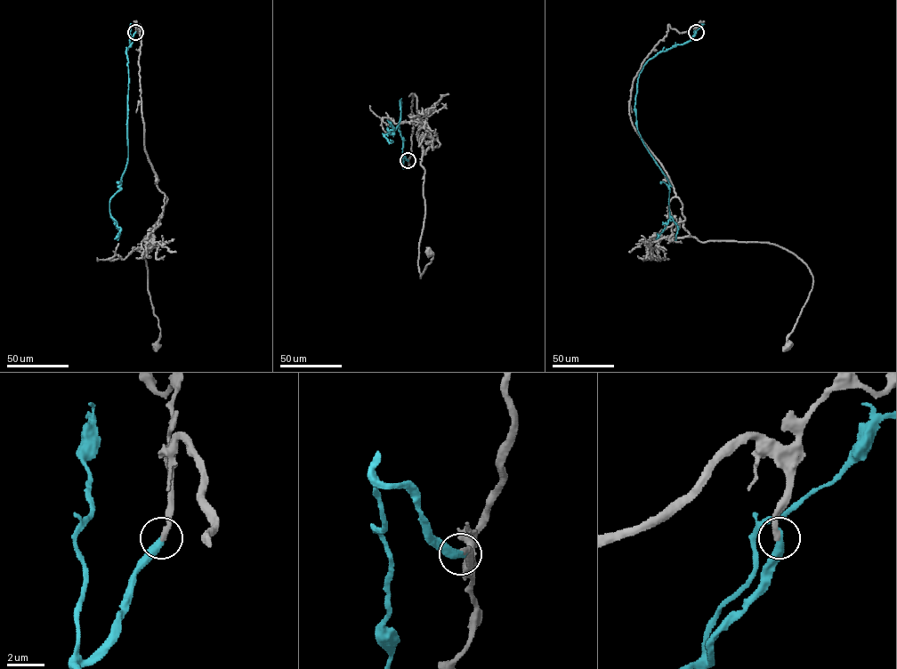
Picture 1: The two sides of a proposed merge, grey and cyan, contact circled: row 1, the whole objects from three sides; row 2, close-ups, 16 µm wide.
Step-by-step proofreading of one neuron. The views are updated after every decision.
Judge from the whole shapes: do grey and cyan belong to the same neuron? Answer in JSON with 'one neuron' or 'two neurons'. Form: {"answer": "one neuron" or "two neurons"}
{"answer": "one neuron"}

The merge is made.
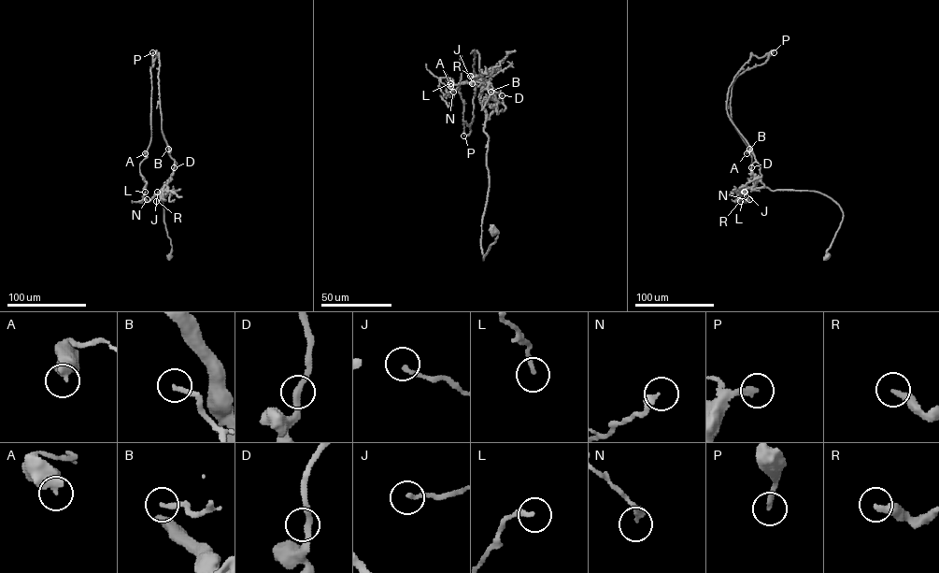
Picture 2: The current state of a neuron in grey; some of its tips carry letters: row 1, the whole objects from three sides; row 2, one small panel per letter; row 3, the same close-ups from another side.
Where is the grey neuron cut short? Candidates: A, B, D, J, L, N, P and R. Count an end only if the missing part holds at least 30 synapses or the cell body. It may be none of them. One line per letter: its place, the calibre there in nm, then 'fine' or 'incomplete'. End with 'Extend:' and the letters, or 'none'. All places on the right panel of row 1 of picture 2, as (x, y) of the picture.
A: (746, 153) | 550 nm | fine
B: (749, 149) | 180 nm | fine
D: (751, 167) | 240 nm | fine
J: (744, 192) | 190 nm | fine
L: (745, 192) | 180 nm | fine
N: (749, 199) | 320 nm | fine
P: (774, 52) | 240 nm | fine
R: (740, 201) | 280 nm | incomplete
Extend: R

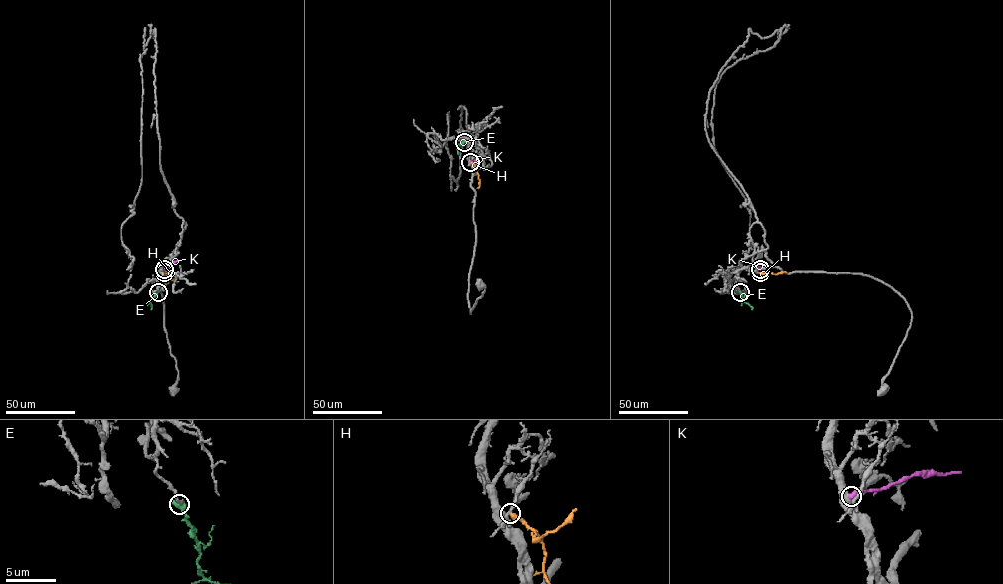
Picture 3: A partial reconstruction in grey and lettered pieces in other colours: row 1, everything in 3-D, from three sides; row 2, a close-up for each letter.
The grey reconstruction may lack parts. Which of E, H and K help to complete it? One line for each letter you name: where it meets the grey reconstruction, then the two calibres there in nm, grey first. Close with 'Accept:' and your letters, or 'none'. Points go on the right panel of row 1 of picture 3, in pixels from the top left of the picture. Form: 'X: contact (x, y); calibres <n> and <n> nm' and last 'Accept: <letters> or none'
E: contact (740, 292); calibres 200 and 600 nm
Accept: E

